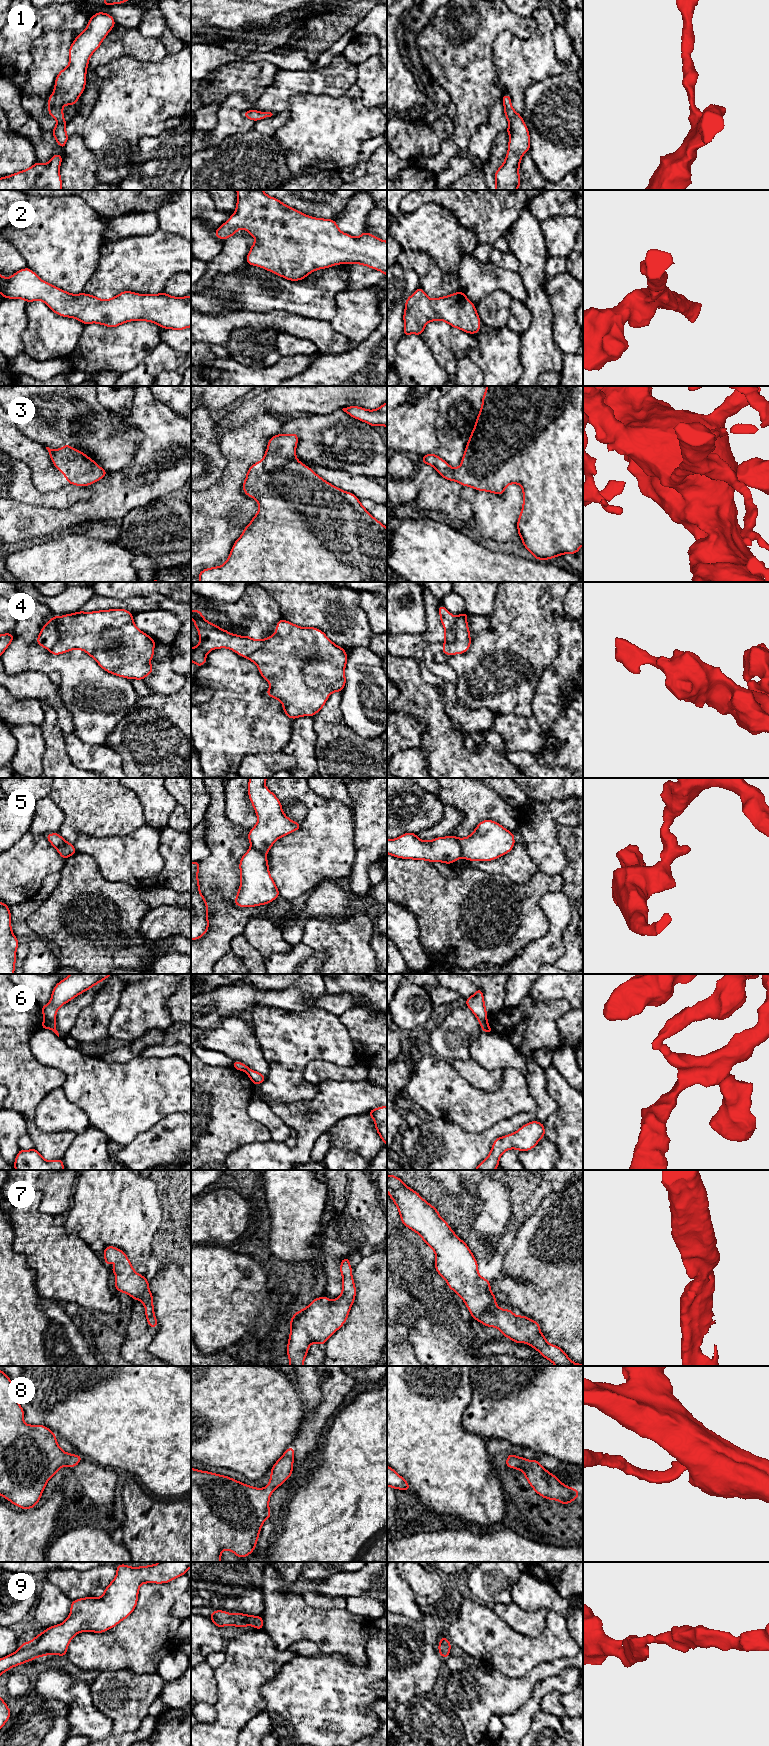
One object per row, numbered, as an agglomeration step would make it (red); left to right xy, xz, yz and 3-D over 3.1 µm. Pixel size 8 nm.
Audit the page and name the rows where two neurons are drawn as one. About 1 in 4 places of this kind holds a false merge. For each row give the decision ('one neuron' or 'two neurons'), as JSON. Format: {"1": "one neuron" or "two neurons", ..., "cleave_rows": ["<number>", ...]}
{"1": "one neuron", "2": "one neuron", "3": "one neuron", "4": "two neurons", "5": "two neurons", "6": "two neurons", "7": "one neuron", "8": "one neuron", "9": "one neuron", "cleave_rows": ["4", "5", "6"]}

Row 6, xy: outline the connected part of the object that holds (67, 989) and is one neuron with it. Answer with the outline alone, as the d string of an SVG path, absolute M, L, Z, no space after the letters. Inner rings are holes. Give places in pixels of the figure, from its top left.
M70 974L57 983L51 994L51 1000L41 1006L43 1023L41 1029L48 1029L55 1022L58 1009L113 974Z

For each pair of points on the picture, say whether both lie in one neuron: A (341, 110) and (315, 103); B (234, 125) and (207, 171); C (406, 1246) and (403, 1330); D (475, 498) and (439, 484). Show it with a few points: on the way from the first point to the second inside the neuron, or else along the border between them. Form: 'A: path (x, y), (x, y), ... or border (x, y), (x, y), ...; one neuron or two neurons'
A: path (335, 110), (321, 109); one neuron
B: border (251, 129), (230, 134), (220, 143), (207, 146); two neurons
C: border (409, 1327), (409, 1333), (406, 1337); two neurons
D: border (460, 492), (460, 496), (467, 502); two neurons

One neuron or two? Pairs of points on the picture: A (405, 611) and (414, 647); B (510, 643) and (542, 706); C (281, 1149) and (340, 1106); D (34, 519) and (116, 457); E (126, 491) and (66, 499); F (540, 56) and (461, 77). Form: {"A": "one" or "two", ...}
{"A": "two", "B": "two", "C": "one", "D": "two", "E": "two", "F": "two"}

